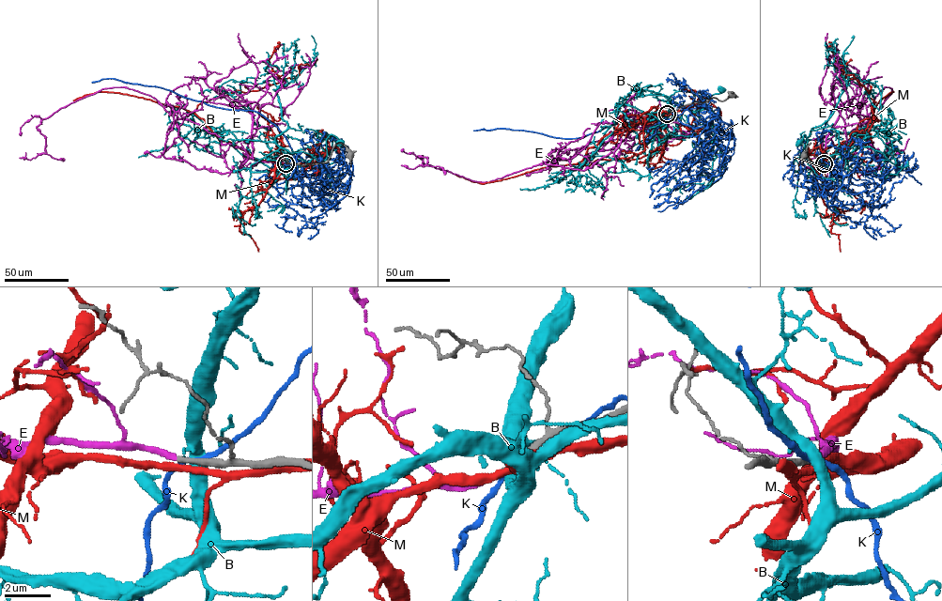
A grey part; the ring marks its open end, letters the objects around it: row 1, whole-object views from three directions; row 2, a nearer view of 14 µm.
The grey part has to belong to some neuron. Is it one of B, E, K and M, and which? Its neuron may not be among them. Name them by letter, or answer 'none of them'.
E

